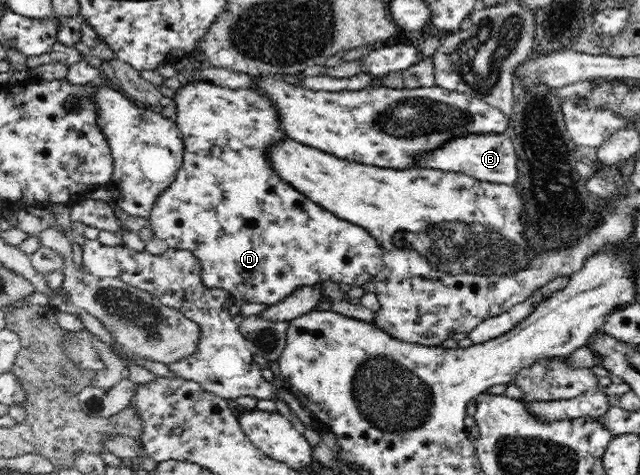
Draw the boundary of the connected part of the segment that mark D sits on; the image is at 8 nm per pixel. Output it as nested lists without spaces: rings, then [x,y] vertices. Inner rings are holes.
[[[193,81],[188,85],[180,85],[174,91],[173,103],[176,105],[176,119],[182,142],[184,142],[184,157],[180,169],[174,181],[163,193],[160,193],[155,206],[149,215],[150,227],[154,230],[154,235],[158,239],[165,239],[170,248],[188,250],[194,254],[201,263],[201,278],[206,287],[224,289],[231,292],[236,300],[244,299],[247,303],[264,303],[268,306],[274,305],[288,297],[294,290],[302,286],[314,286],[330,279],[335,283],[347,283],[351,286],[364,286],[367,282],[372,282],[374,277],[382,271],[384,262],[382,261],[382,248],[380,243],[369,234],[368,230],[356,224],[340,219],[335,213],[327,208],[314,203],[308,196],[290,183],[282,181],[275,174],[267,160],[267,149],[272,145],[278,145],[284,139],[290,139],[286,130],[282,128],[282,118],[276,102],[267,95],[266,92],[254,91],[252,88],[230,89],[218,87],[204,81]],[[229,139],[238,139],[238,150],[229,148]]]

